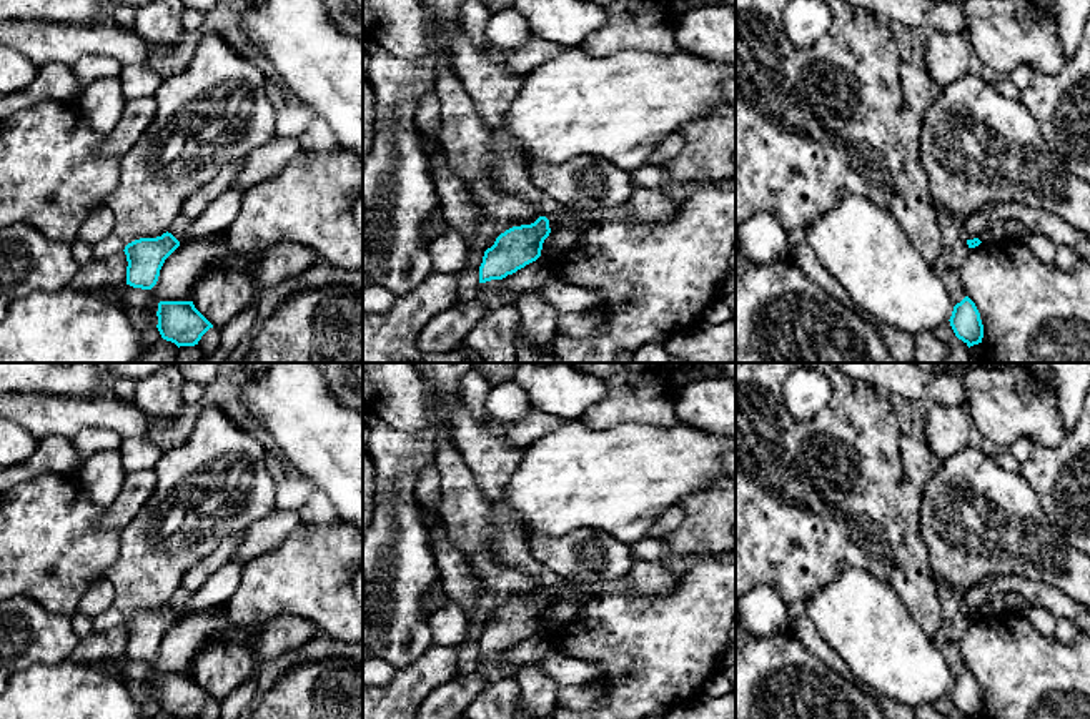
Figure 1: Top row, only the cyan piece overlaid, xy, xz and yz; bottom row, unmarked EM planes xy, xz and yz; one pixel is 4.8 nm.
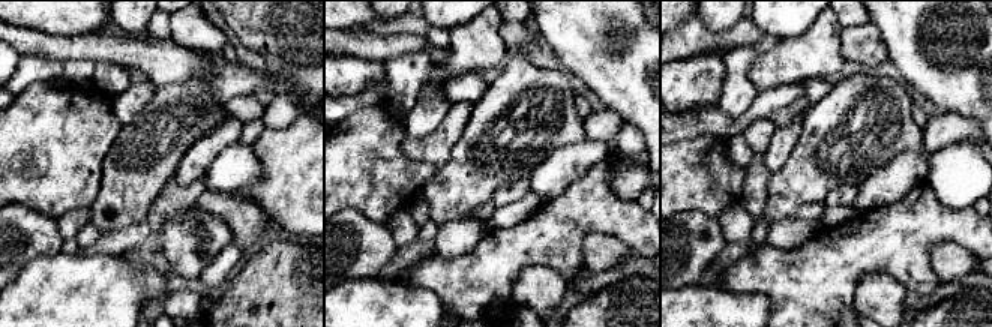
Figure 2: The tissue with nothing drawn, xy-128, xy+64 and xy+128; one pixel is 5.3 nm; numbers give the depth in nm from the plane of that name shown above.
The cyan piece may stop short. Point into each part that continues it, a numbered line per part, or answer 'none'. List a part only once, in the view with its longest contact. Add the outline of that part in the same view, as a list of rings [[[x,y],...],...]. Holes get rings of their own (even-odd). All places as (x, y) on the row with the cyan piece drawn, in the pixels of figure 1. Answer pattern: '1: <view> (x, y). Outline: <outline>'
none

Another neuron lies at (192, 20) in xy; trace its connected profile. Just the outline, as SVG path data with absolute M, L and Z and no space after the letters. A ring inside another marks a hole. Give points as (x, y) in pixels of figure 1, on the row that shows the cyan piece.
M185 8L183 15L181 15L181 27L185 33L195 33L198 30L203 28L203 22L205 22L205 15L191 10L191 8Z

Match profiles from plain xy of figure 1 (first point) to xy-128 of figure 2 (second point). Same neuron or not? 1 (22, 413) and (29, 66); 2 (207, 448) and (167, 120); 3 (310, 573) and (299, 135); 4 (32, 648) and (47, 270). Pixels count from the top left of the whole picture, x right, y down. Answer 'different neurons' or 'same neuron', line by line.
1: different neurons
2: same neuron
3: same neuron
4: different neurons

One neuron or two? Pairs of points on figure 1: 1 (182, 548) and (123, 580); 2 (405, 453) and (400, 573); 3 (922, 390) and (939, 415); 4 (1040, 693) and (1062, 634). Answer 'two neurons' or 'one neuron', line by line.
1: one neuron
2: one neuron
3: two neurons
4: two neurons

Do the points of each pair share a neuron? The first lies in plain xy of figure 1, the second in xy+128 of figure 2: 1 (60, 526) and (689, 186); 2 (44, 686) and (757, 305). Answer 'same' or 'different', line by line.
1: same
2: same

